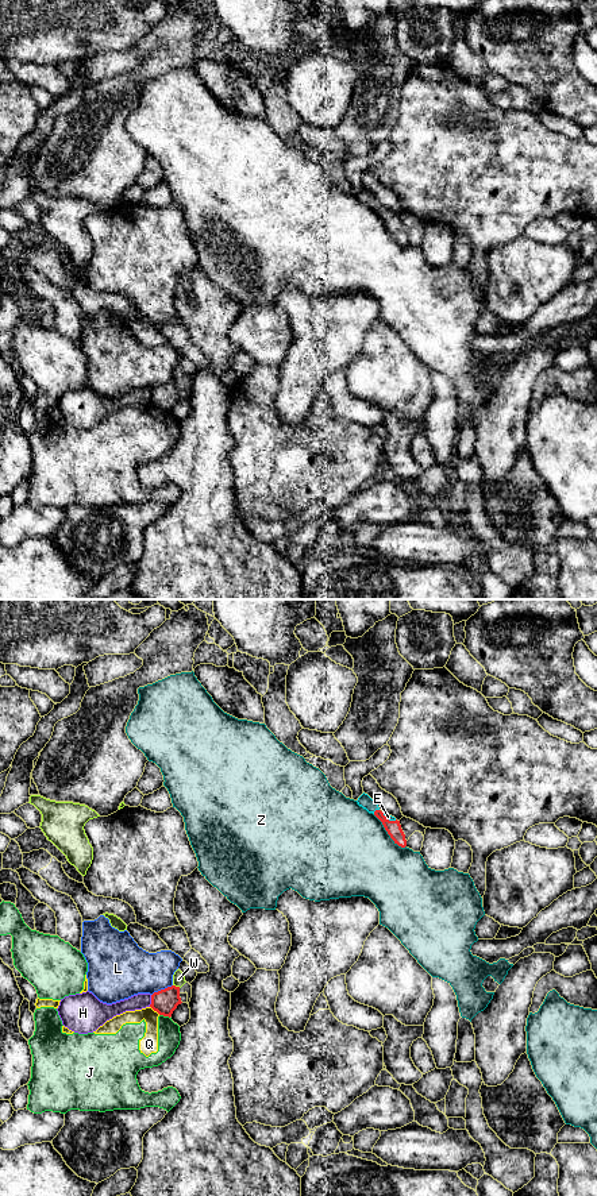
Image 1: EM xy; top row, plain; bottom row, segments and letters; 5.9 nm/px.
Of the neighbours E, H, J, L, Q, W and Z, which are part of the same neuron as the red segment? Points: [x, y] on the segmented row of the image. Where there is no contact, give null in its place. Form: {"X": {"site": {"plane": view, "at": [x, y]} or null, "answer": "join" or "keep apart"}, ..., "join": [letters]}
{"E": {"site": {"plane": "xy", "at": [376, 810]}, "answer": "join"}, "H": {"site": {"plane": "xy", "at": [151, 1000]}, "answer": "keep apart"}, "J": {"site": {"plane": "xy", "at": [165, 1015]}, "answer": "keep apart"}, "L": {"site": {"plane": "xy", "at": [161, 990]}, "answer": "keep apart"}, "Q": {"site": {"plane": "xy", "at": [156, 1010]}, "answer": "keep apart"}, "W": {"site": {"plane": "xy", "at": [177, 987]}, "answer": "keep apart"}, "Z": {"site": {"plane": "xy", "at": [388, 833]}, "answer": "keep apart"}, "join": ["E"]}

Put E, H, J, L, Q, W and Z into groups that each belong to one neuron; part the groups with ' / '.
E / H / J Q / L / W / Z

